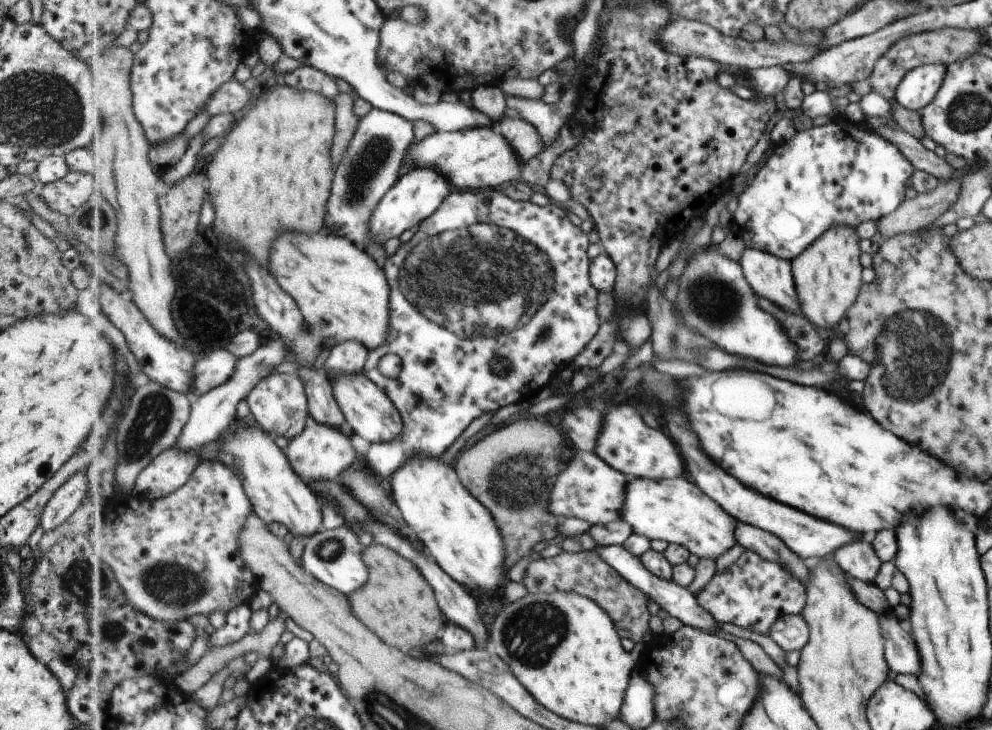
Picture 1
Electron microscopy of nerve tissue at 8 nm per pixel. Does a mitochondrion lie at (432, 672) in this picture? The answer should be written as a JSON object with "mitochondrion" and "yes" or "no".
{"mitochondrion":"no"}

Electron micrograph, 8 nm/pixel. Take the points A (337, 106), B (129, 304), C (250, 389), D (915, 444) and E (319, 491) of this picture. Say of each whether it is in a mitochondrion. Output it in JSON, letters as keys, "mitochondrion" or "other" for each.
{"A":"other","B":"other","C":"other","D":"other","E":"other"}

